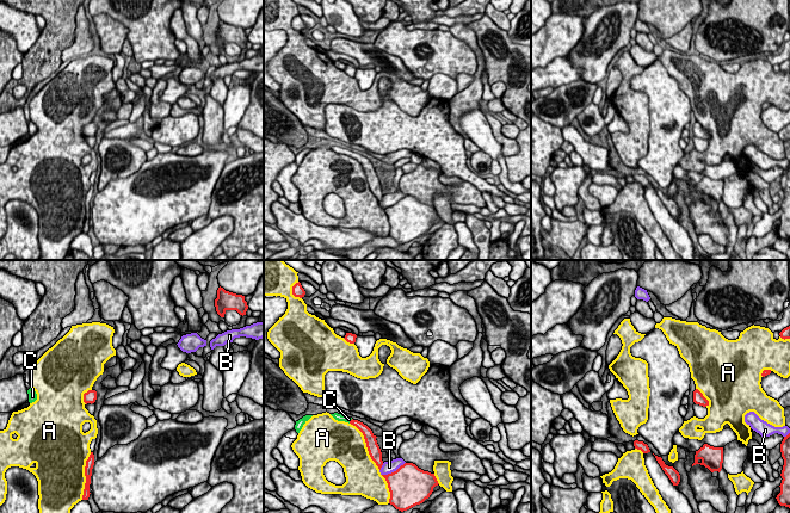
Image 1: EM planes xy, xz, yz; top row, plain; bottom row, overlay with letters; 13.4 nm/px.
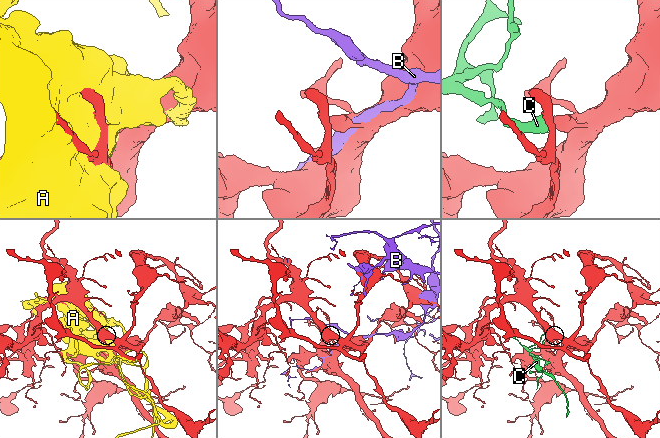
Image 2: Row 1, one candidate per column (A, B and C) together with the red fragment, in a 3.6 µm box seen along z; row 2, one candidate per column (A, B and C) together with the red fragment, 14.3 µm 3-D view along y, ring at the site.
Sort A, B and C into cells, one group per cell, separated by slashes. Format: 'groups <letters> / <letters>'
groups A / B / C

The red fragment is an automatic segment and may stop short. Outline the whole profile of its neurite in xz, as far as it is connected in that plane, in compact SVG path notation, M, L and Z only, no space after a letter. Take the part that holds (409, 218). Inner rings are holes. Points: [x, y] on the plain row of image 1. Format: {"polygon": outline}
{"polygon": "M405 196L396 204L382 209L390 224L389 236L401 245L422 236L439 217L434 206L413 196Z"}

